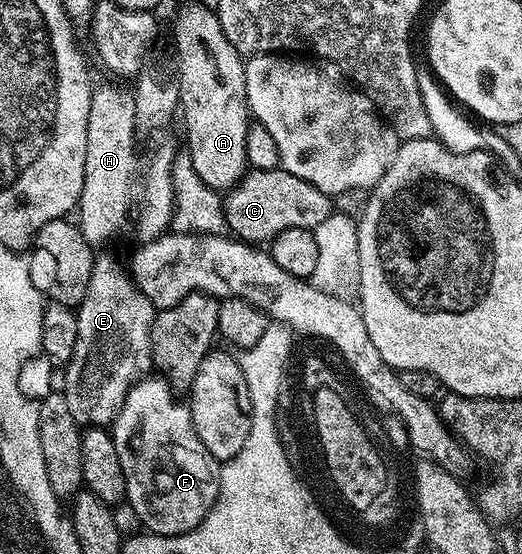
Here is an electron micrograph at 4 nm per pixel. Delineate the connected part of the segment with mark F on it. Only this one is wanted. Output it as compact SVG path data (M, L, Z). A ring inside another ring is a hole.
M146 376L141 379L139 386L140 389L145 390L161 390L158 394L149 394L145 398L145 407L141 410L141 419L138 420L137 426L141 429L141 439L138 440L137 446L141 449L141 455L133 454L133 402L126 400L123 404L123 408L119 408L117 413L117 419L111 423L111 433L113 439L115 440L115 452L119 452L119 464L123 464L123 480L125 483L125 492L127 495L127 502L135 508L135 512L138 513L138 516L141 518L141 525L146 531L150 534L186 534L188 530L194 530L197 525L202 522L207 516L207 512L213 509L215 500L217 499L218 494L221 492L221 466L215 459L211 456L211 452L207 452L207 448L203 448L203 440L199 440L199 436L195 432L193 427L193 421L191 420L191 412L189 411L188 405L184 401L176 402L172 398L174 395L166 389L167 382L164 377L156 376Z

